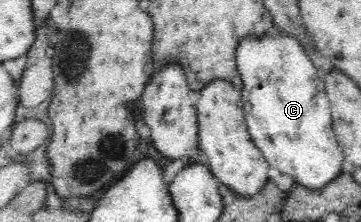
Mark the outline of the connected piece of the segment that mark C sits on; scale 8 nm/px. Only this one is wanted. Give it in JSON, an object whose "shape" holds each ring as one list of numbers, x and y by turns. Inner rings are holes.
{"shape":[[269,30,262,37,244,36,235,56,243,83,244,118,263,157,303,187,325,187,342,172,345,157,332,126,330,102,323,96,323,82,303,45,289,33]]}

